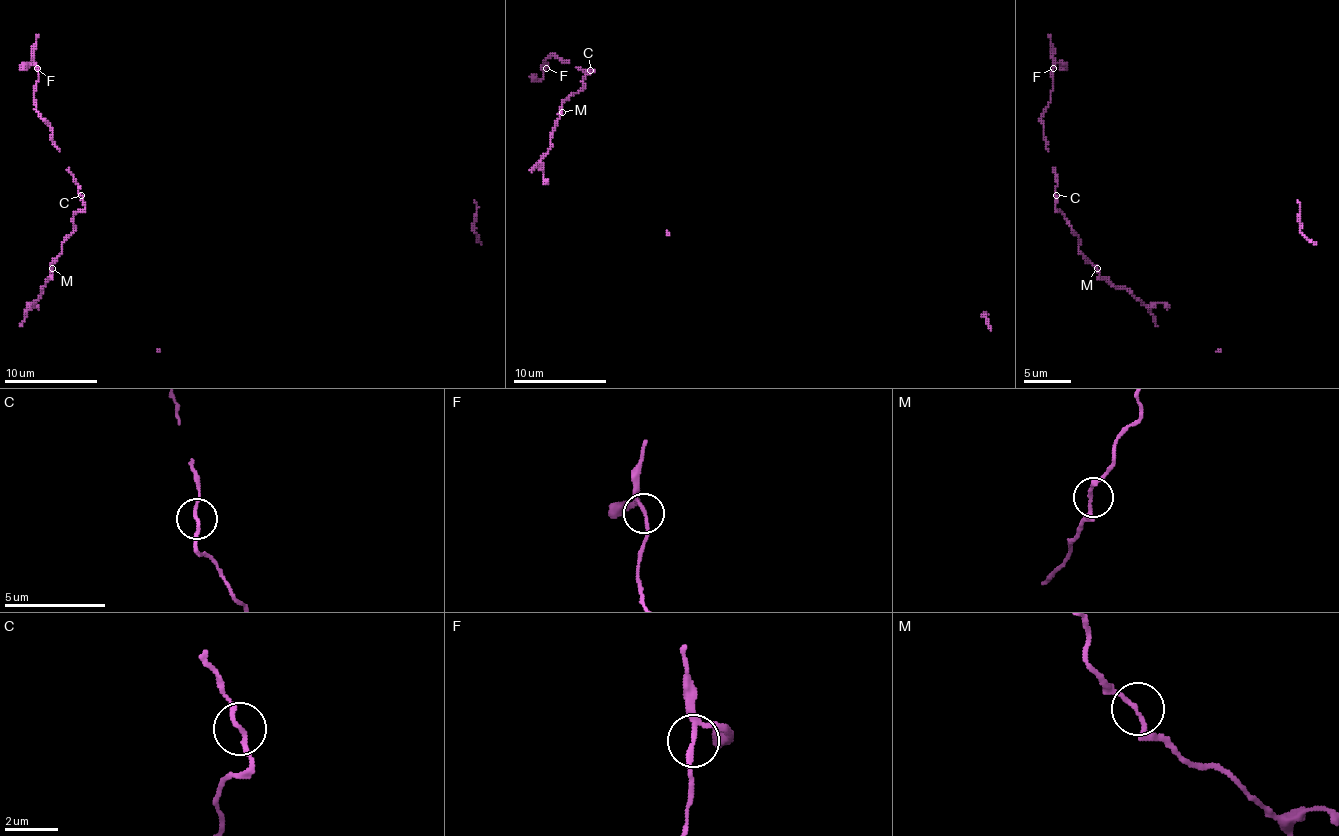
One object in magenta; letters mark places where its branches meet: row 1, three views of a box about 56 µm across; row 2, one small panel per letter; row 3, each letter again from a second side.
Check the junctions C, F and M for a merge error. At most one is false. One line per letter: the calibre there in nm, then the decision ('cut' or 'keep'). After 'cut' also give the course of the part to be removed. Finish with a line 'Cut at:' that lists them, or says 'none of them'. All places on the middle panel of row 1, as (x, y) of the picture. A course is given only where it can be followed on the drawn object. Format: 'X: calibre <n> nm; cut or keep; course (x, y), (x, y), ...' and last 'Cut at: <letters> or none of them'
C: calibre 160 nm; keep
F: calibre 150 nm; keep
M: calibre 150 nm; keep
Cut at: none of them

